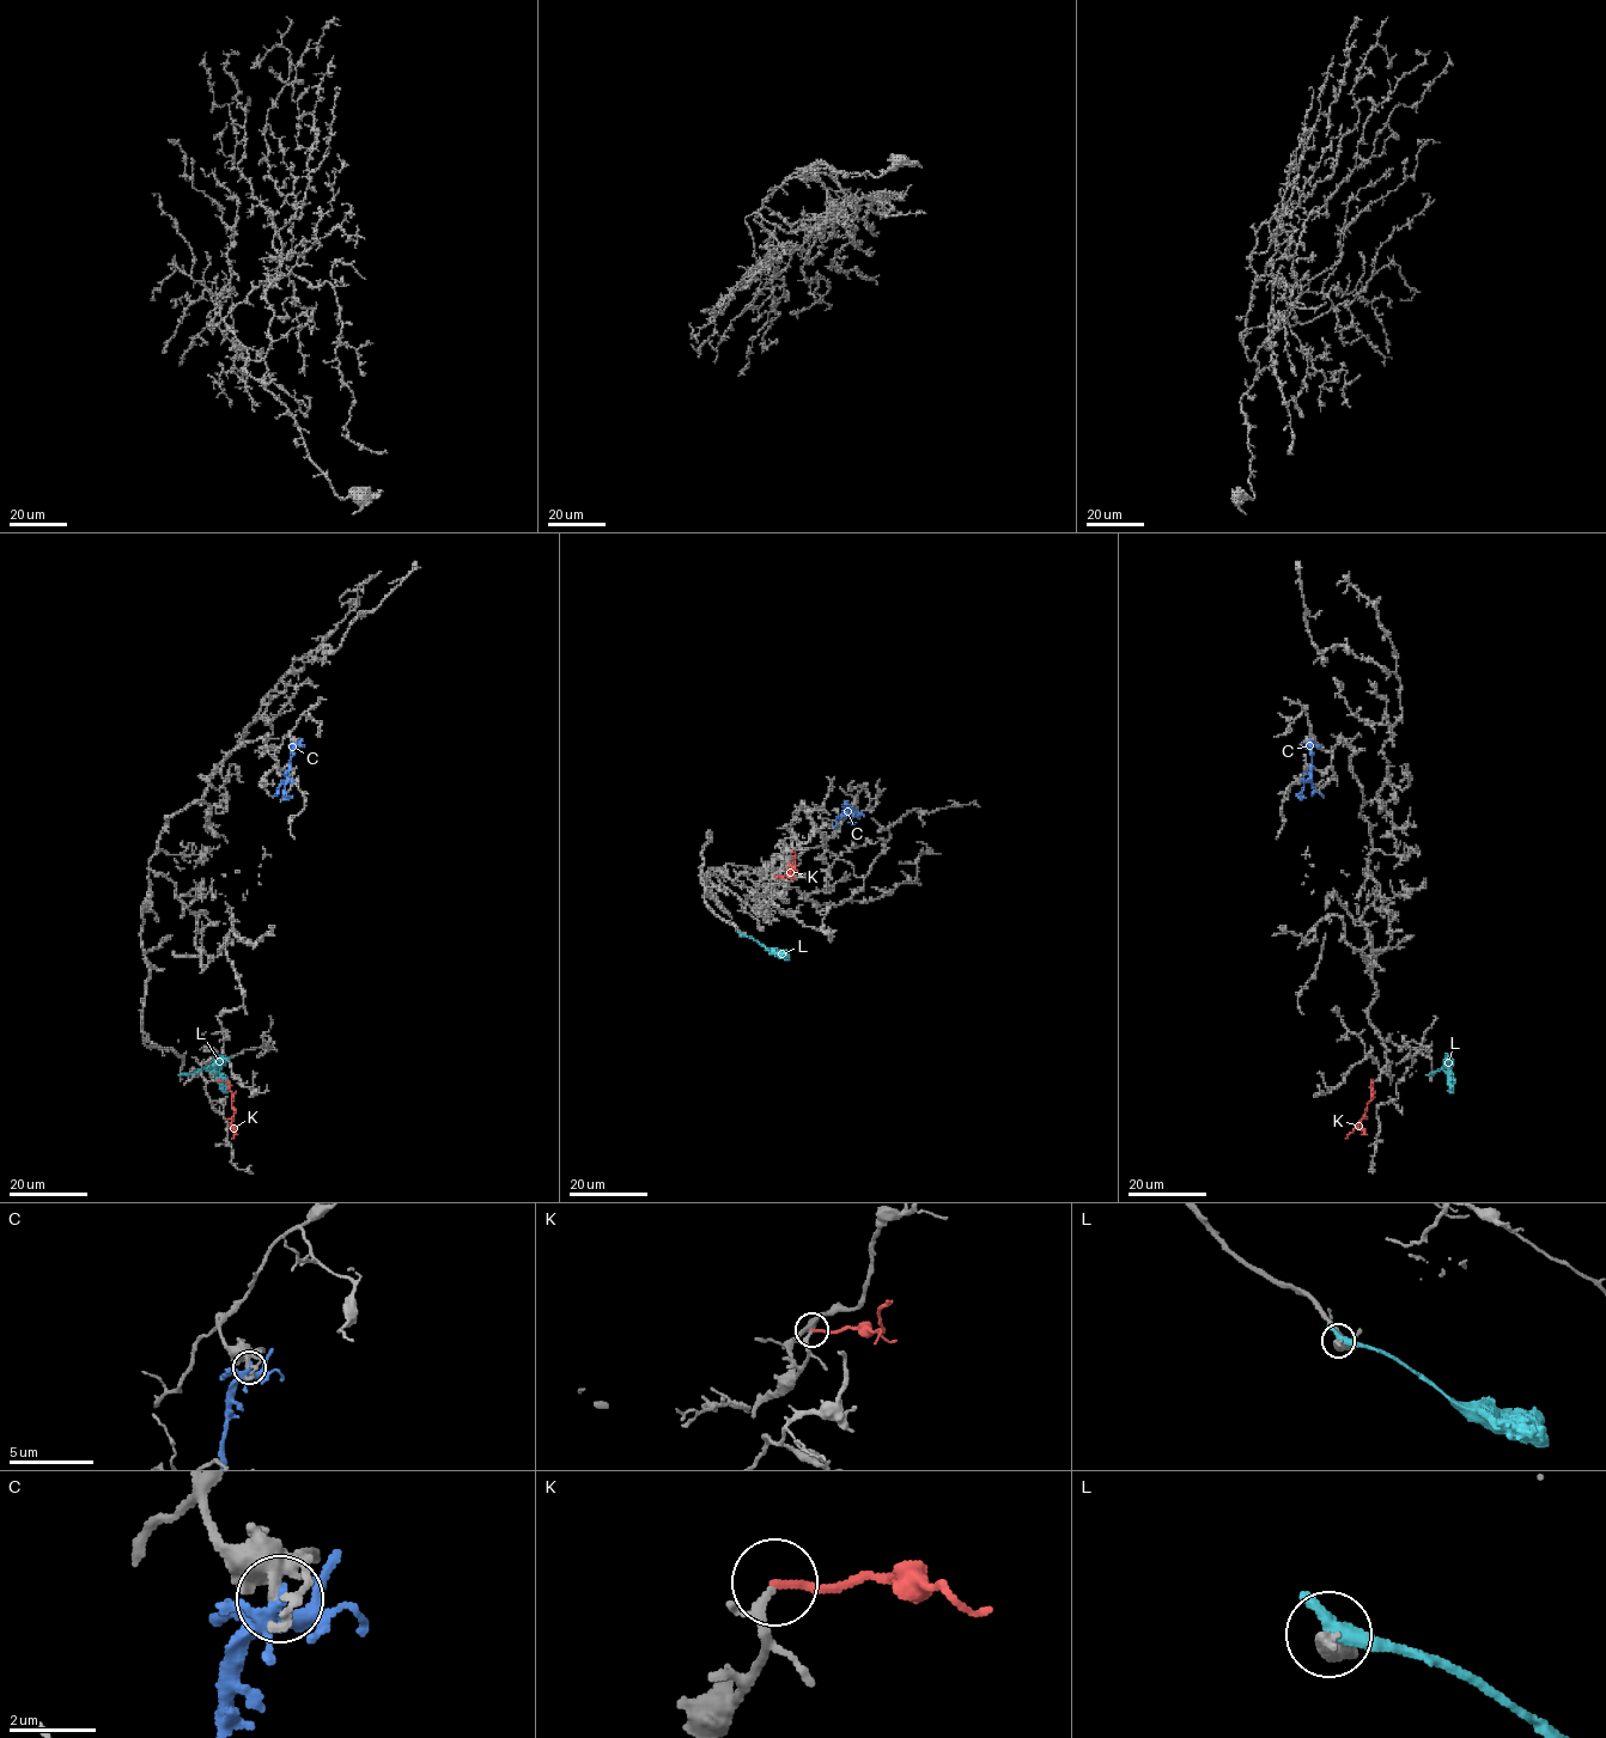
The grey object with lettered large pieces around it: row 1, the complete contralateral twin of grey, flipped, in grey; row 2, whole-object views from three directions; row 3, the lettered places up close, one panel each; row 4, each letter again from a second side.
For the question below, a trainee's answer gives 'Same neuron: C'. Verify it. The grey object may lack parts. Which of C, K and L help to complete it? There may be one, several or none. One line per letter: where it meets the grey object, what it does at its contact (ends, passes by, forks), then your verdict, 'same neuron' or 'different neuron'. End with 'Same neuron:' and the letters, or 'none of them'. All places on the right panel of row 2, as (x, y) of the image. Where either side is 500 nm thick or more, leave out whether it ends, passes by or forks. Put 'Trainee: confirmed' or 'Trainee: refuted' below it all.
C: (1307, 743) | it forks | different neuron
K: (1372, 1080) | it ends | same neuron
L: (1430, 1075) | different neuron
Same neuron: K
Trainee: refuted

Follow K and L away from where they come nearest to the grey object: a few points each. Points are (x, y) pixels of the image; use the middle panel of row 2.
K: (776, 876), (792, 876), (791, 852)
L: (740, 934), (786, 956)

